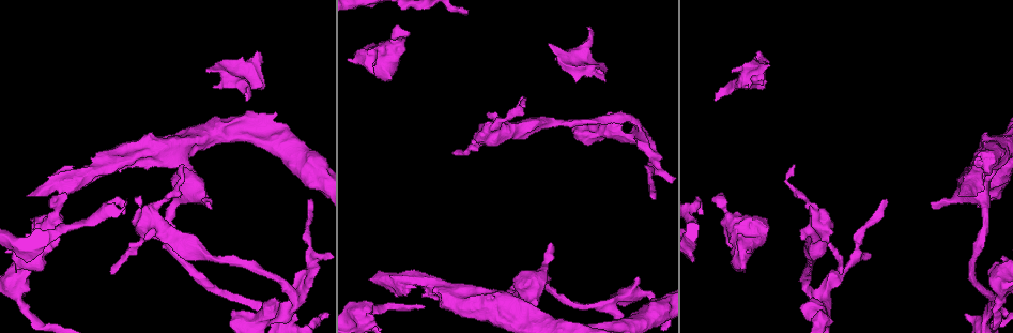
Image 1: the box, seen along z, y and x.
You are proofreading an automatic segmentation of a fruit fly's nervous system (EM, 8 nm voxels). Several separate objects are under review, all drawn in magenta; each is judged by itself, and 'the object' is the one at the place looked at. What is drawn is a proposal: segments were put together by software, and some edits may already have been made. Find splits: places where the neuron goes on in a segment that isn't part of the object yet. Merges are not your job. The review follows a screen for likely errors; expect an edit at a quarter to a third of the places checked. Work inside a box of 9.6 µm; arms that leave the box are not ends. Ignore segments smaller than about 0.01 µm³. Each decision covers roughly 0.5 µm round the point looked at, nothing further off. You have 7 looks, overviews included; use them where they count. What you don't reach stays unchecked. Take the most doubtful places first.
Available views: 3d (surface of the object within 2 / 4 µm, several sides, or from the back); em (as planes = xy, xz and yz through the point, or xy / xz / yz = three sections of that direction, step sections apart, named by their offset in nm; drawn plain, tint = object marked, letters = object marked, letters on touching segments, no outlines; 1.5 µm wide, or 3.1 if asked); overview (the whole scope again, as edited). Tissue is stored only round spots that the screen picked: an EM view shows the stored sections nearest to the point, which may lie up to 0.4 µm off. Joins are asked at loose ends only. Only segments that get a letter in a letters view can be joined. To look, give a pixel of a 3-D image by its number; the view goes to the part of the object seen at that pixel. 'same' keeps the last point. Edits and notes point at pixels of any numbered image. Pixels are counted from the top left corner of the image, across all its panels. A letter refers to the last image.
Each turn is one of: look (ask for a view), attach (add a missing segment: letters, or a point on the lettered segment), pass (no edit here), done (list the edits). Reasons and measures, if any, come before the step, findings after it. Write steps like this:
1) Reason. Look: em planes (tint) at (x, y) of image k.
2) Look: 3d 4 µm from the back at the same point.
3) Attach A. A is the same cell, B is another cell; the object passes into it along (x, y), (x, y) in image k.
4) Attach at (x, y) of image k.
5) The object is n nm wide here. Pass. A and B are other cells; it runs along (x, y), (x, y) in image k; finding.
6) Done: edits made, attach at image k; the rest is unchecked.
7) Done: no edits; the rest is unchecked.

Free end. Look: 3d 2 µm at (721, 196) of image 1.

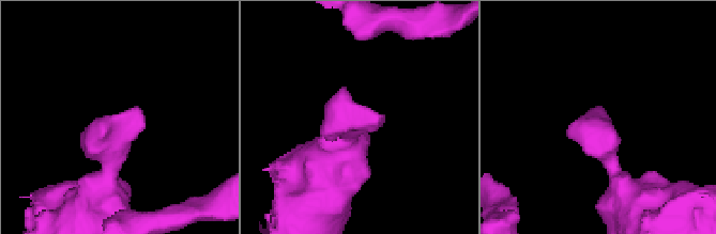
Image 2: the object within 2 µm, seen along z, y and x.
Look: em yz step 8 (letters) at (143, 117) of image 2.

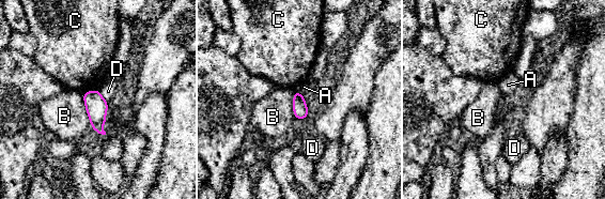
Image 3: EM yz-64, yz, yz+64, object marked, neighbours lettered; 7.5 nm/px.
Pass. A, B, C and D are other cells; a border runs along (82, 92), (84, 110), (93, 131) in image 3; no lettered segment goes on from it.

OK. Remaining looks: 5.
Free end. Look: em xz step 4 (letters) at (743, 270) of image 1.

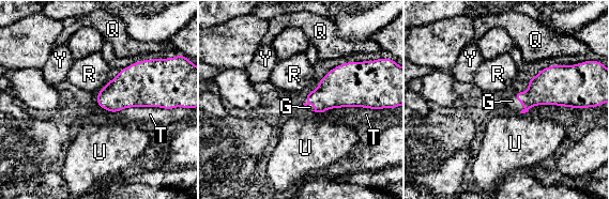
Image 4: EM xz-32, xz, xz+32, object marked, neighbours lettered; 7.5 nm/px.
Look: em planes (letters) at the same point.

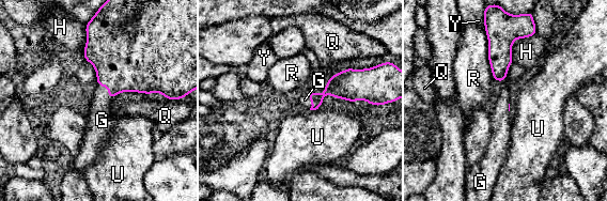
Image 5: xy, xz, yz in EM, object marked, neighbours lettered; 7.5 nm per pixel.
Attach G. G is the same cell, H, Q, R, U and Y are other cells; the object passes into it along (125, 60), (108, 88), (102, 120) in image 5; the neuron continues.

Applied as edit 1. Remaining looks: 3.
See it whole again. Look: overview.

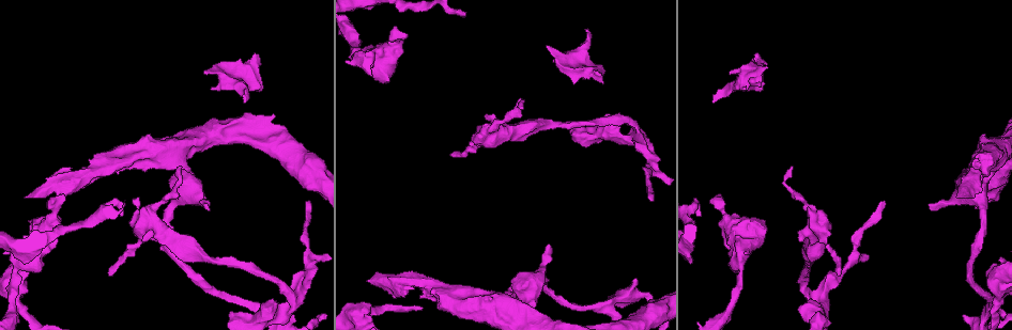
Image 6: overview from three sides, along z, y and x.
Thin end. Look: 3d 2 µm at (450, 156) of image 6.

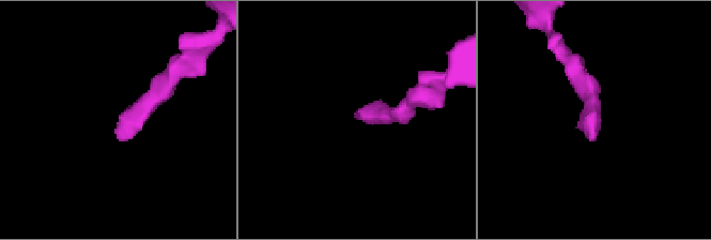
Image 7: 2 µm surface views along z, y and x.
Look: em planes (letters) at (361, 115) of image 7.

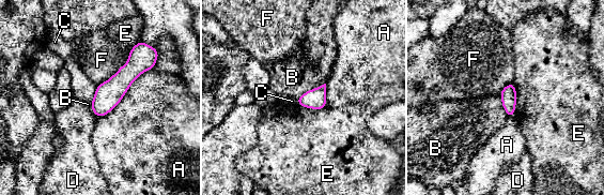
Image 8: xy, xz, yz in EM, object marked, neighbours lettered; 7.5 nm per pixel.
Pass. A, B, C, D, E and F are other cells; no lettered segment goes on from it.

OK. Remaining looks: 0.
Done: edits made, attach at image 5; the rest is unchecked.

